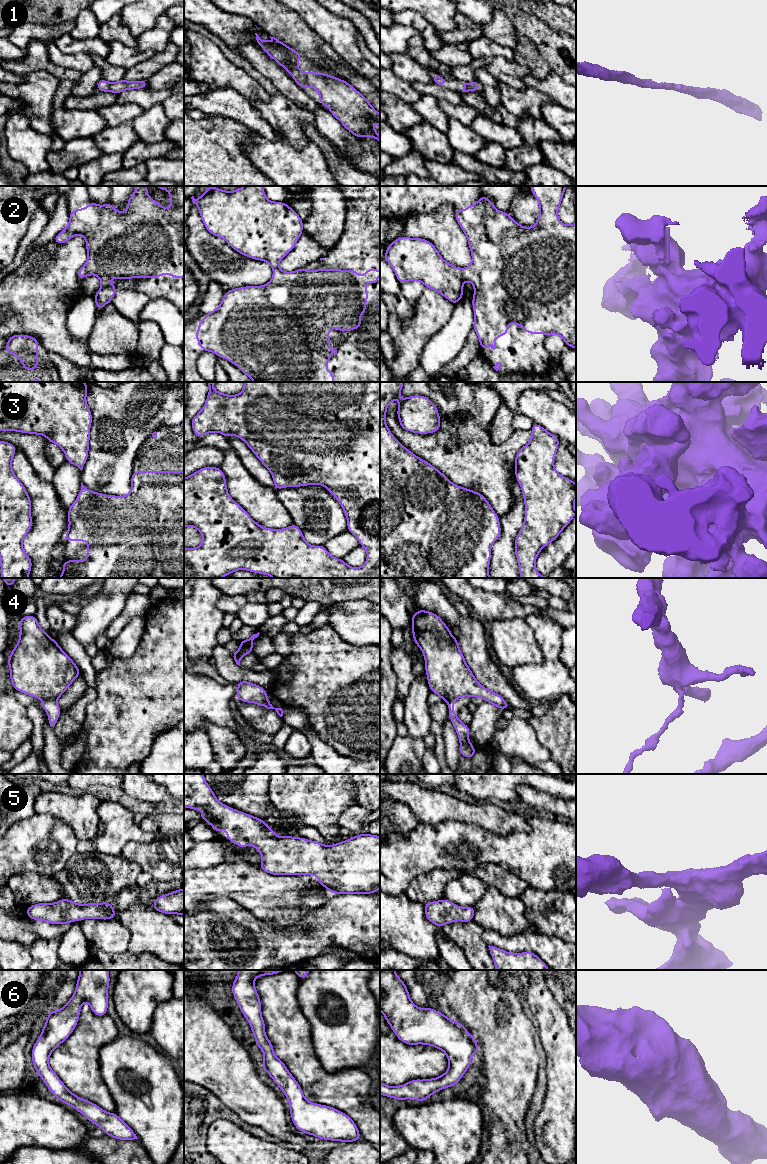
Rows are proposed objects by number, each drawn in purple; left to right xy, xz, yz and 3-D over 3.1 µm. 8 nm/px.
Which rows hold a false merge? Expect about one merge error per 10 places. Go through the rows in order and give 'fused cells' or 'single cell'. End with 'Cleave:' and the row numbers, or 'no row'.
1: single cell
2: single cell
3: single cell
4: fused cells
5: single cell
6: single cell
Cleave: 4

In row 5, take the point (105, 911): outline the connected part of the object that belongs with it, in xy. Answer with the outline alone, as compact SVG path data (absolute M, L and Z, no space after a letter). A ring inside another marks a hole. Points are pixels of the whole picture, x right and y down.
M66 897L55 903L30 905L25 910L27 917L32 920L42 920L56 925L84 919L109 920L117 918L114 907L107 901L103 903L78 904Z

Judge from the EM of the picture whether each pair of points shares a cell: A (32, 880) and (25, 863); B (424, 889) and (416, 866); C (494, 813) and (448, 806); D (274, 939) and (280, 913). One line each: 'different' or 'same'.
A: different
B: different
C: same
D: different

